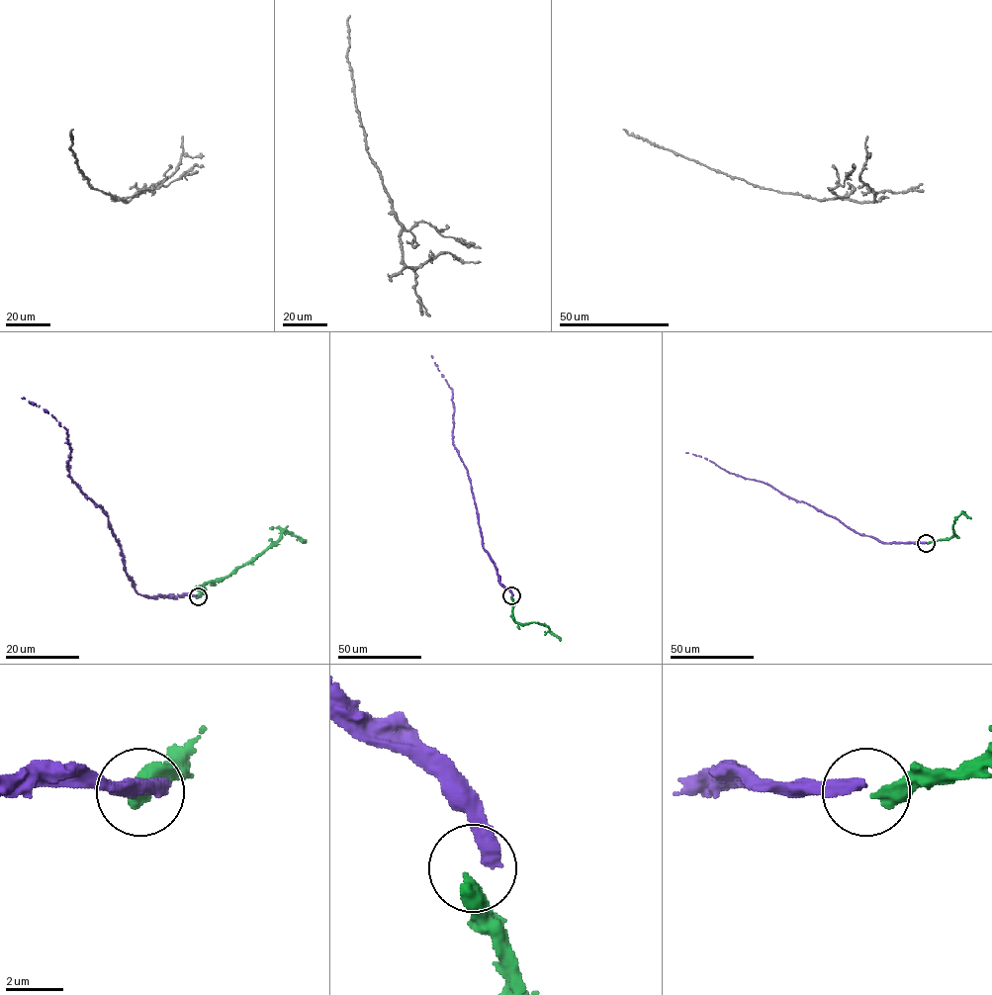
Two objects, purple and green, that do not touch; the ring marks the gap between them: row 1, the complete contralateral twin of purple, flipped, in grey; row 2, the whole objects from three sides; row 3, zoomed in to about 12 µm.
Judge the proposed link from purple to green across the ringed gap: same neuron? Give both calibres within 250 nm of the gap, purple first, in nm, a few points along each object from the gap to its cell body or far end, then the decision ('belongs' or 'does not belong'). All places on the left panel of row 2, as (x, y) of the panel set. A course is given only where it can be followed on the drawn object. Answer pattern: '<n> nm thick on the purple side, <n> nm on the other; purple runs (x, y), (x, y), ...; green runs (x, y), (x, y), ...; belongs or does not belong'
600 nm thick on the purple side, 420 nm on the other; purple runs (199, 595), (147, 596), (135, 589), (107, 513), (69, 476), (67, 431), (44, 408), (21, 398); green runs (198, 596), (202, 592), (200, 588), (208, 583), (229, 576), (255, 560), (285, 530), (304, 543); does not belong

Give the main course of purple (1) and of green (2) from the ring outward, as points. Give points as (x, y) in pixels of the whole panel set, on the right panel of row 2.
1: (926, 542), (879, 542), (855, 532), (838, 519), (764, 482), (737, 476), (704, 458), (685, 452)
2: (927, 543), (952, 536), (954, 520), (962, 512), (971, 518)

